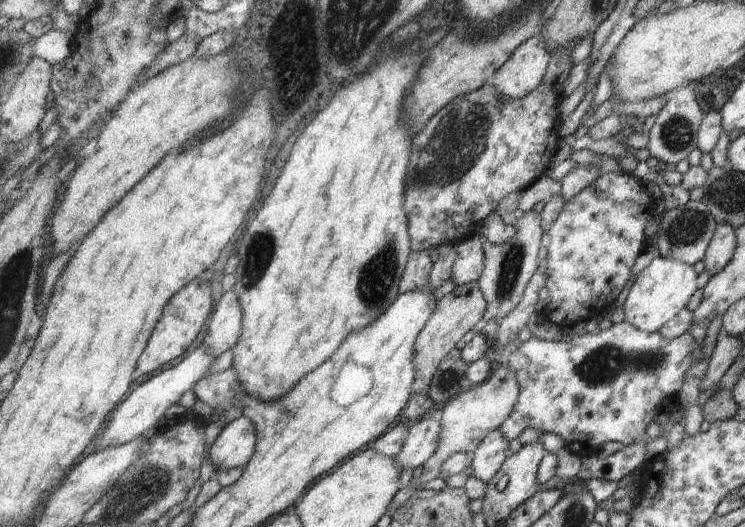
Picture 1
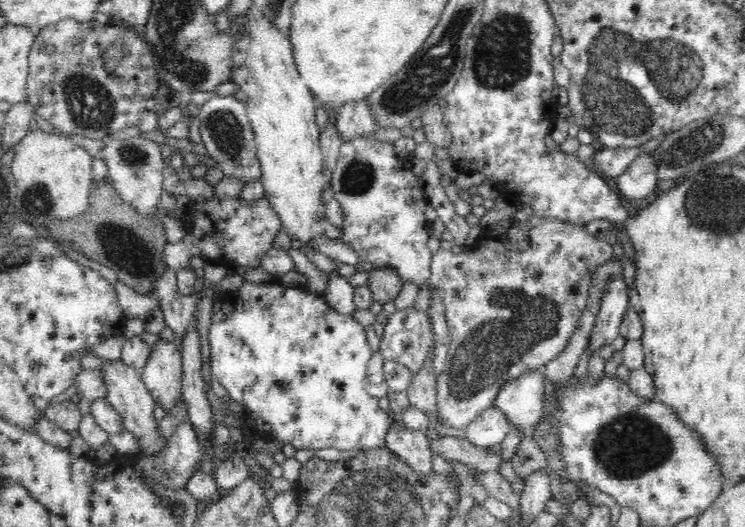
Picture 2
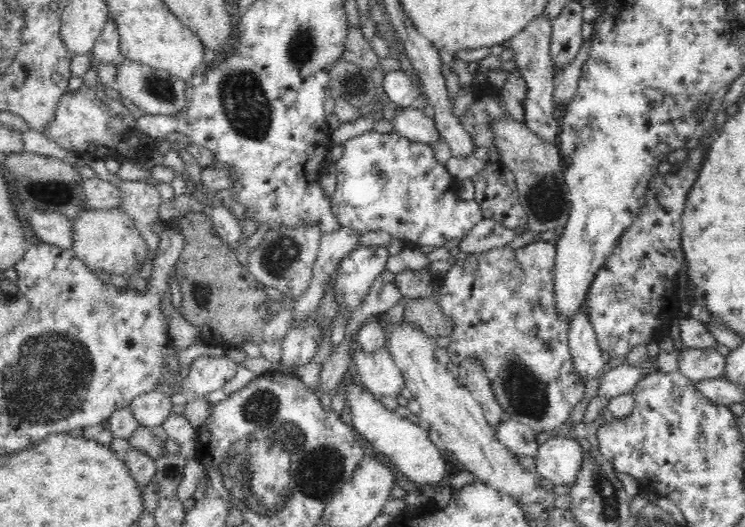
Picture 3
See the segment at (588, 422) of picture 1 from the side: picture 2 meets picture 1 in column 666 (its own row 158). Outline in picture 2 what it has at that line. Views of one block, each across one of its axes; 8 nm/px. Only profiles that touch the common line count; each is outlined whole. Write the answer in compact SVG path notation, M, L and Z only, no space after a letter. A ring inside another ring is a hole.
M372 135L344 141L339 150L339 161L331 180L331 193L340 203L343 221L340 227L342 242L354 250L360 262L367 262L372 268L396 269L398 278L419 288L429 282L433 252L426 242L432 234L431 221L426 219L424 209L428 199L424 195L423 179L412 173L409 158L401 159L396 155L391 142L378 141Z

